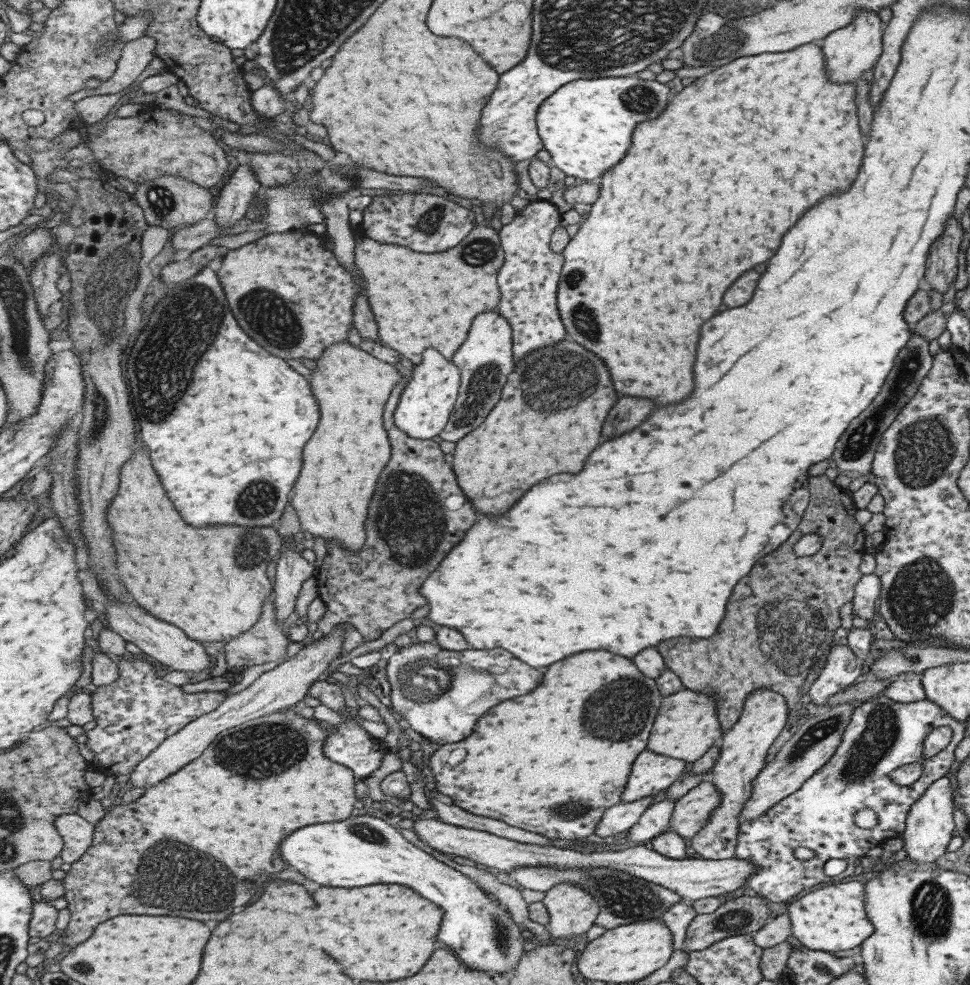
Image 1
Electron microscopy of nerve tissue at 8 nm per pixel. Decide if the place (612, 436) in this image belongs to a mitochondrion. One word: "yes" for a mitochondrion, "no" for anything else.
no

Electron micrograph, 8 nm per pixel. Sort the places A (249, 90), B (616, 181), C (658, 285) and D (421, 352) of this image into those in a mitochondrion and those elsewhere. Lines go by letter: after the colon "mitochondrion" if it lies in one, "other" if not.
A: other
B: other
C: other
D: other

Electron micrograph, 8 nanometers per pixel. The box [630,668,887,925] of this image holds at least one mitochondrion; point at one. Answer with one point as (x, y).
(818, 731)

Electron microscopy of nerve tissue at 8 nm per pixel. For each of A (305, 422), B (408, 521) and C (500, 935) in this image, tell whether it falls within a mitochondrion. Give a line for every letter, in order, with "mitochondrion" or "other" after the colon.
A: other
B: mitochondrion
C: mitochondrion

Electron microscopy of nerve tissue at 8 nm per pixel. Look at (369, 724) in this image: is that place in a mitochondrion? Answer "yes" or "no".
no

